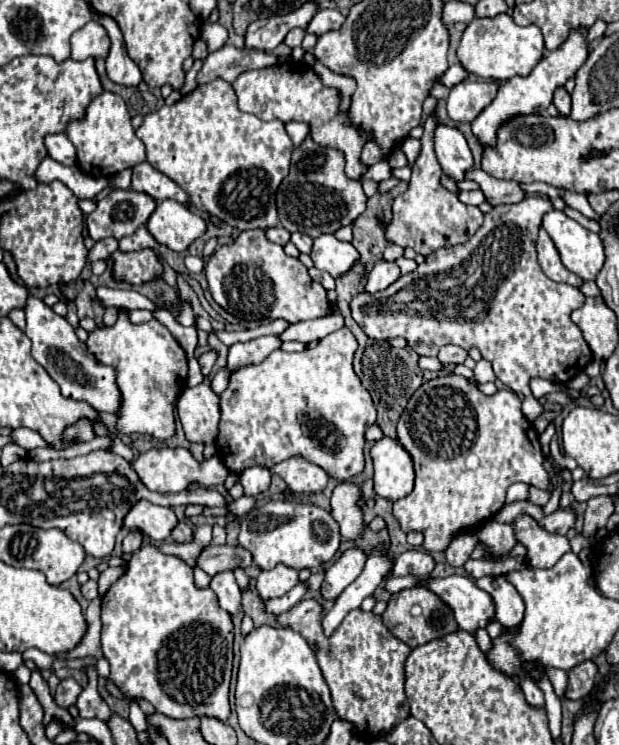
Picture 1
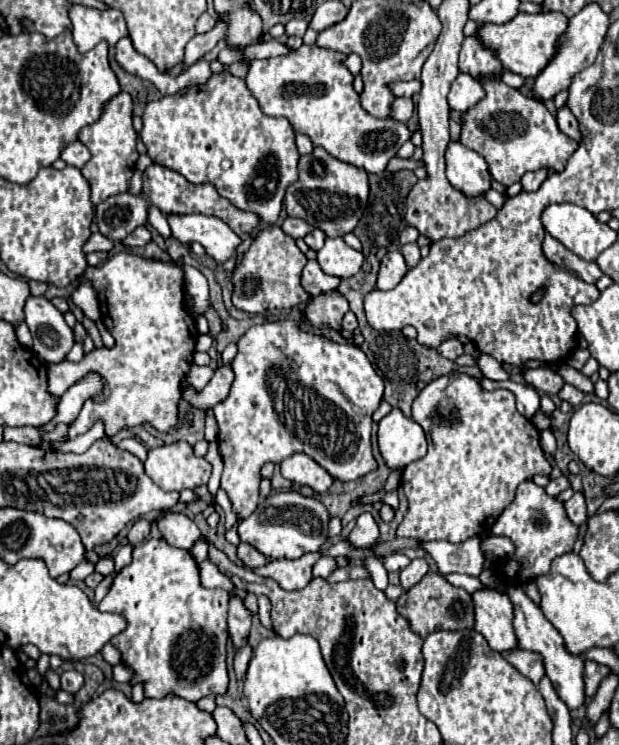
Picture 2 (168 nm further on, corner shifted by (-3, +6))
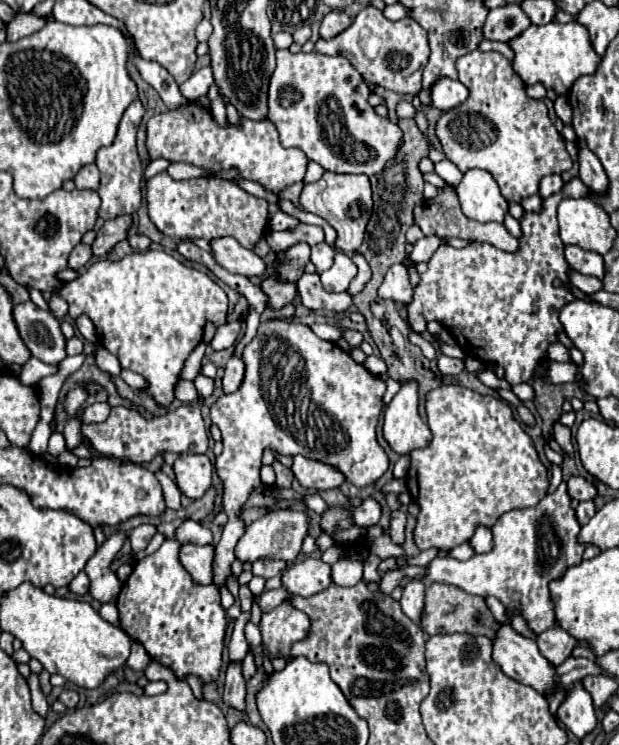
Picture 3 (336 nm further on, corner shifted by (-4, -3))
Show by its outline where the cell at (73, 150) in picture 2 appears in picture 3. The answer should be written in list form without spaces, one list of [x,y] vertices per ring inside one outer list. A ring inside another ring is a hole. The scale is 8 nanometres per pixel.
[[[94,163],[90,165],[84,165],[76,177],[74,177],[74,183],[78,189],[98,189],[100,185],[100,173],[98,173],[98,167]]]

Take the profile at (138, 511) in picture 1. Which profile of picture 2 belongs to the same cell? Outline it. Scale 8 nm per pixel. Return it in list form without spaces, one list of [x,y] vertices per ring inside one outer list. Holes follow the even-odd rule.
[[[179,512],[165,514],[159,520],[159,530],[171,546],[183,548],[183,550],[191,550],[201,536],[201,530],[197,528],[197,524]]]

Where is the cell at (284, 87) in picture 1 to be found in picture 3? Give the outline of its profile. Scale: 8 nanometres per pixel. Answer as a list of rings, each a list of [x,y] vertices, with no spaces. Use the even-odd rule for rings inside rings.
[[[278,49],[276,69],[270,77],[270,87],[268,87],[268,119],[276,125],[280,133],[280,143],[284,147],[302,149],[308,159],[320,163],[326,171],[364,173],[372,177],[380,173],[384,165],[392,161],[392,157],[396,157],[396,149],[400,149],[404,137],[398,125],[376,115],[376,111],[366,101],[368,95],[370,95],[368,85],[346,57],[340,55],[330,57],[316,51],[292,55],[288,49]]]

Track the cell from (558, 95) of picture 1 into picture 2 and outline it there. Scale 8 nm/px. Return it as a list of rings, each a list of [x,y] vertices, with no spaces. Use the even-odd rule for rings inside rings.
[[[563,106],[561,110],[557,110],[557,124],[559,124],[561,132],[565,132],[565,134],[567,134],[569,138],[573,138],[575,142],[581,142],[581,140],[583,140],[579,122],[577,122],[577,118],[571,114],[571,110],[569,110],[567,106]]]

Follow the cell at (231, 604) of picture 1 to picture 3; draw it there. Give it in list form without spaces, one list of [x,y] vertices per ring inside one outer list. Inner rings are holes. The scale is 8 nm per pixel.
[[[230,661],[228,665],[228,671],[226,671],[226,687],[224,687],[224,703],[238,709],[238,711],[244,711],[246,705],[244,705],[244,695],[246,695],[246,689],[244,689],[244,677],[242,677],[242,661]]]

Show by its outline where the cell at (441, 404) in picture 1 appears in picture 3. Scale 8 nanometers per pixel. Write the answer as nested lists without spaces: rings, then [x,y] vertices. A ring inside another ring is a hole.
[[[440,385],[436,389],[432,389],[428,395],[426,395],[426,423],[432,431],[432,443],[426,447],[426,449],[416,449],[410,453],[410,459],[412,459],[412,465],[408,469],[408,475],[406,475],[406,487],[408,487],[408,493],[412,495],[412,499],[418,503],[420,507],[420,513],[416,517],[416,527],[414,529],[414,541],[416,541],[417,547],[423,551],[426,549],[454,549],[466,541],[472,539],[472,533],[484,525],[484,527],[492,527],[504,513],[512,511],[512,509],[518,509],[518,507],[530,507],[530,505],[536,505],[544,495],[546,495],[546,489],[548,489],[548,469],[540,463],[538,459],[538,453],[534,449],[534,443],[532,439],[526,435],[526,431],[520,427],[520,423],[514,419],[514,413],[512,413],[512,407],[506,403],[506,401],[500,401],[496,397],[490,397],[490,395],[480,395],[476,391],[470,391],[466,387],[460,387],[460,385]]]

